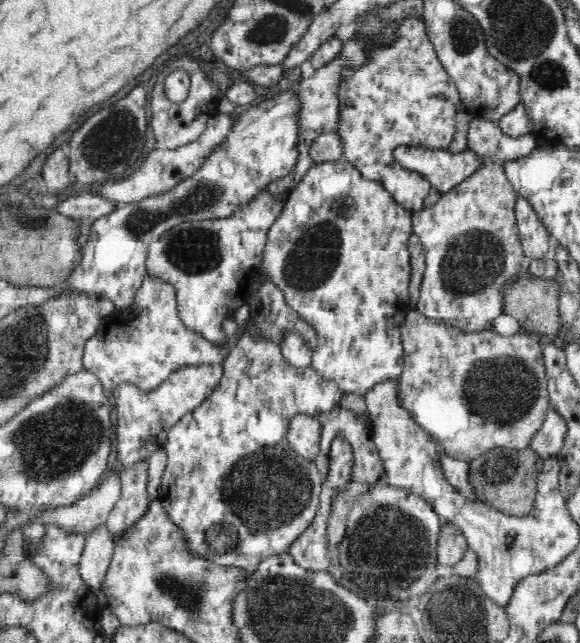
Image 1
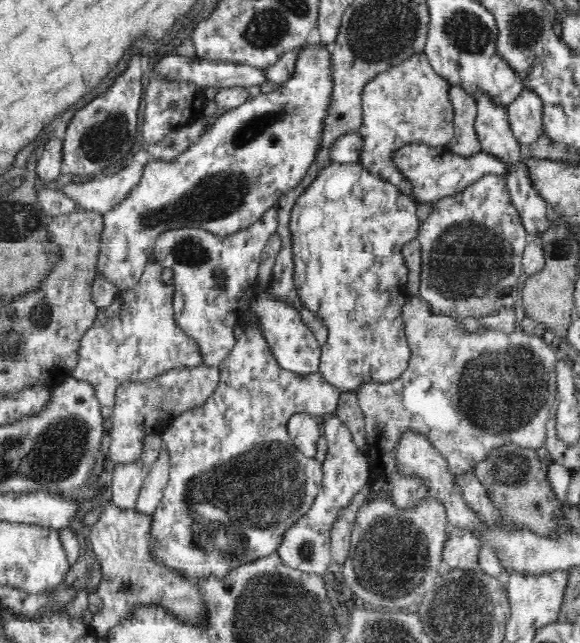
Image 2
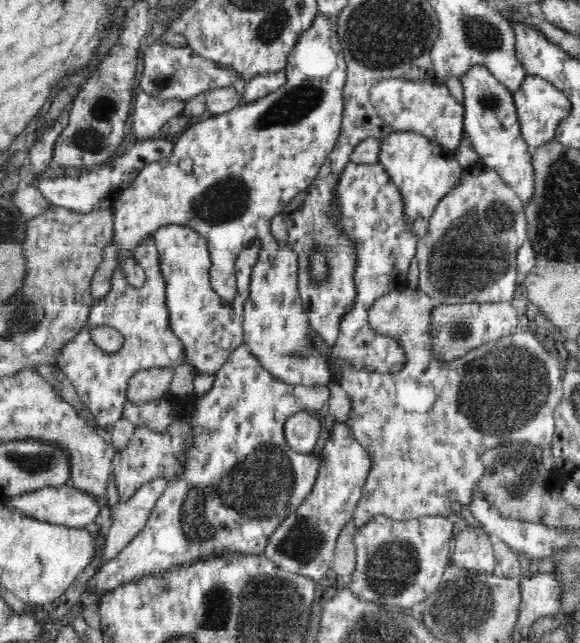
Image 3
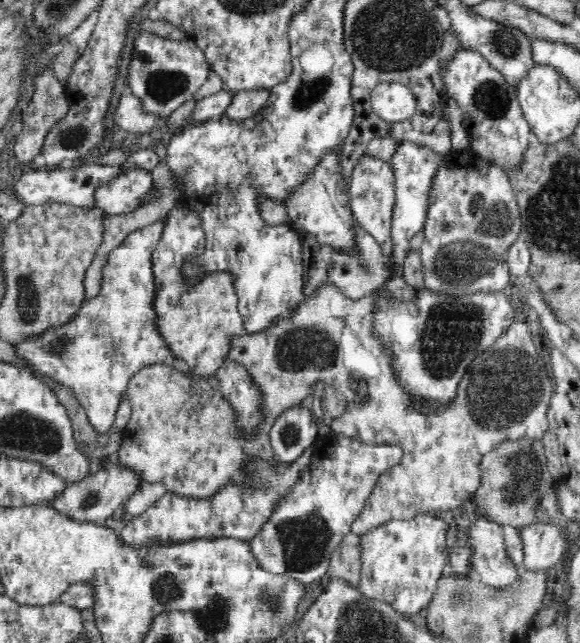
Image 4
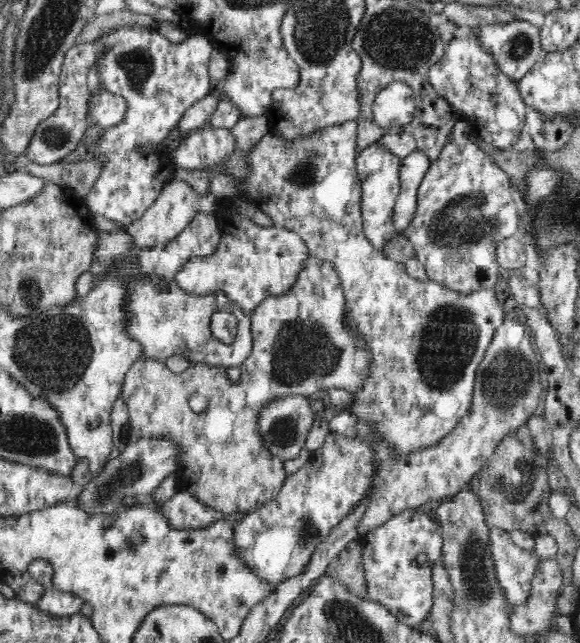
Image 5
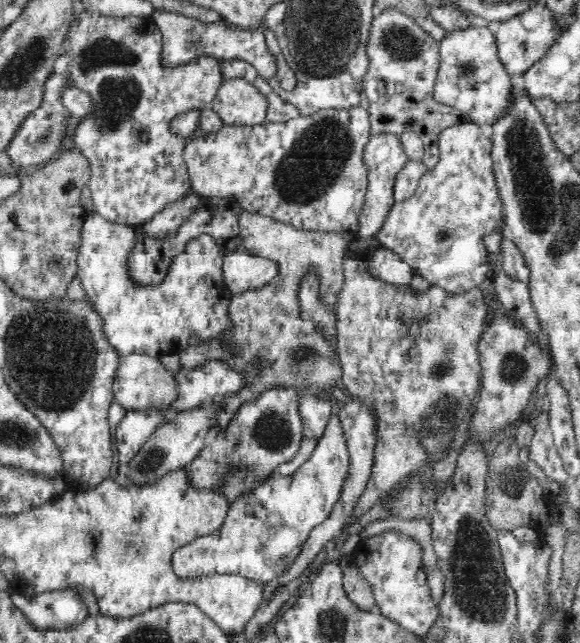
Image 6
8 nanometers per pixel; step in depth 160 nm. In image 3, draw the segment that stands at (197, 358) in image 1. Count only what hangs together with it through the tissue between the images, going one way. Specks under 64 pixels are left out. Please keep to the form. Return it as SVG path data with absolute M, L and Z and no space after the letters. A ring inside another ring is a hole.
M152 233L146 236L138 246L129 250L131 260L136 260L136 265L144 269L146 281L143 287L132 287L126 279L124 267L118 265L111 272L110 292L102 300L93 300L88 322L79 328L74 338L67 340L59 349L58 354L52 358L51 366L61 372L65 378L69 378L75 386L75 390L81 402L91 411L95 418L98 429L106 426L114 426L122 417L123 404L127 401L125 390L129 378L132 378L138 371L156 367L178 367L186 363L184 350L181 342L174 336L169 327L168 310L166 308L166 285L162 275L159 273L159 258L155 247ZM108 325L115 327L124 337L123 345L118 352L107 353L100 349L92 340L95 326Z

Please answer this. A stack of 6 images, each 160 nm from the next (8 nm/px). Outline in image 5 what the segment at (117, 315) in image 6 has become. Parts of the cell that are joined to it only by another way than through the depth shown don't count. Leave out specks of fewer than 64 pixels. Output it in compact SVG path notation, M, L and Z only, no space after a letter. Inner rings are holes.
M198 214L188 228L174 240L155 248L140 248L129 241L128 229L100 229L94 227L95 245L91 252L91 265L87 272L96 281L116 270L118 260L131 260L135 269L126 279L126 297L122 304L122 319L127 337L140 345L143 356L165 361L172 356L181 356L190 362L202 362L210 366L234 366L239 368L253 350L250 334L250 319L218 290L207 295L190 295L178 285L176 274L184 270L190 259L208 257L218 248L220 228L211 214ZM217 312L232 313L238 321L236 336L230 344L218 340L210 329L211 316Z

